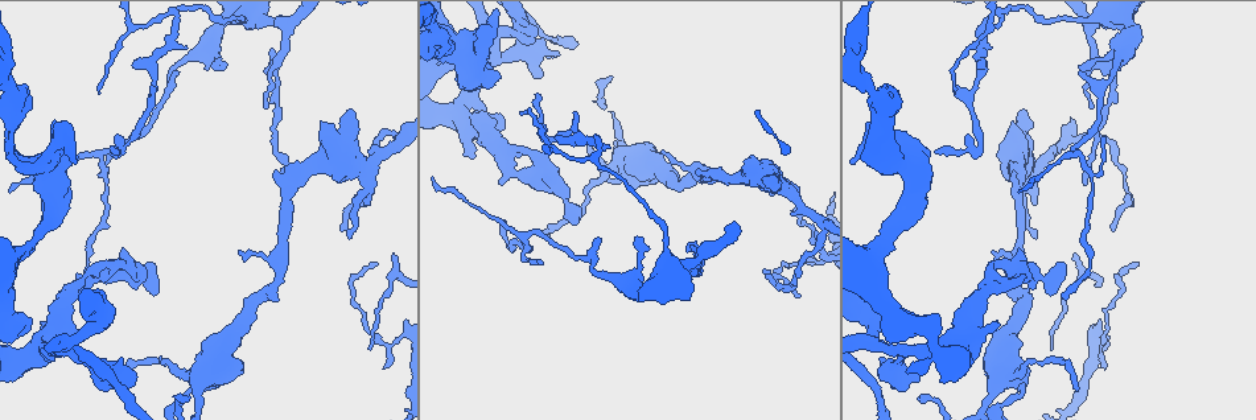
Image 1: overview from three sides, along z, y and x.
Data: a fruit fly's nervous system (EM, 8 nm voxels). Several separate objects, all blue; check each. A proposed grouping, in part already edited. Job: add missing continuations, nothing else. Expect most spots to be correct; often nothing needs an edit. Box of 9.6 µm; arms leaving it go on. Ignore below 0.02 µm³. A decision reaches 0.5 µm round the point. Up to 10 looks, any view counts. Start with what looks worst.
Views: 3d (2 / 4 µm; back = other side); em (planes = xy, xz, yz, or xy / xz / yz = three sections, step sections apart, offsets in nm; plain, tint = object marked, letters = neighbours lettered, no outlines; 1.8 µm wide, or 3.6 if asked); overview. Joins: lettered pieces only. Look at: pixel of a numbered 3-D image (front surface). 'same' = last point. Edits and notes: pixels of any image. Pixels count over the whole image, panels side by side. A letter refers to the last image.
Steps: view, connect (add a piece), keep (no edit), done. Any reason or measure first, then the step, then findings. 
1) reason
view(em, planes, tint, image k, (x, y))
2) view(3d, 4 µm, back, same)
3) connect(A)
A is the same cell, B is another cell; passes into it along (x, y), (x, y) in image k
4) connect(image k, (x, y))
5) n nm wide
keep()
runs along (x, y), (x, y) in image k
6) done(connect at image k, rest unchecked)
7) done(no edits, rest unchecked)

view(em, planes, letters, image 1, (819, 261))

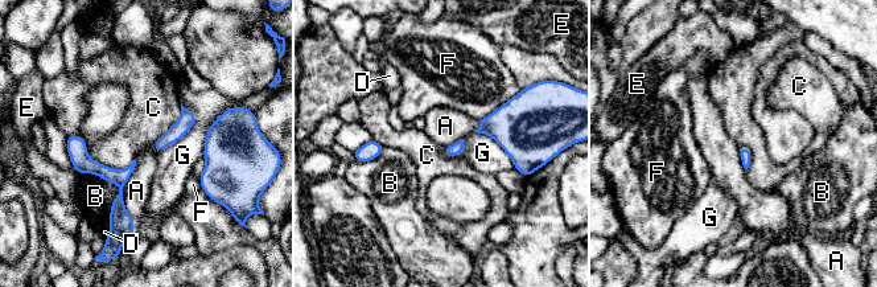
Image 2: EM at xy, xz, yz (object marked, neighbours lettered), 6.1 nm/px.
keep()
A, B, C, D, E, F and G are other cells; no lettered piece goes on from it

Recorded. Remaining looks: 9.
branch stops here
view(em, planes, letters, image 1, (636, 236))

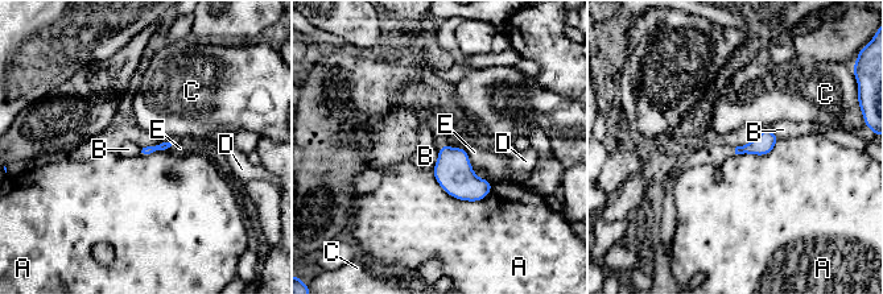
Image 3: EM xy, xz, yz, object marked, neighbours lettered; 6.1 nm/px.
keep()
A, B, C, D and E are other cells; border along (438, 148), (438, 156), (432, 168) in image 3; none of them fits

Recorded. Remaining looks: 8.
thick turns thin
view(3d, 4 µm, image 1, (1004, 375))

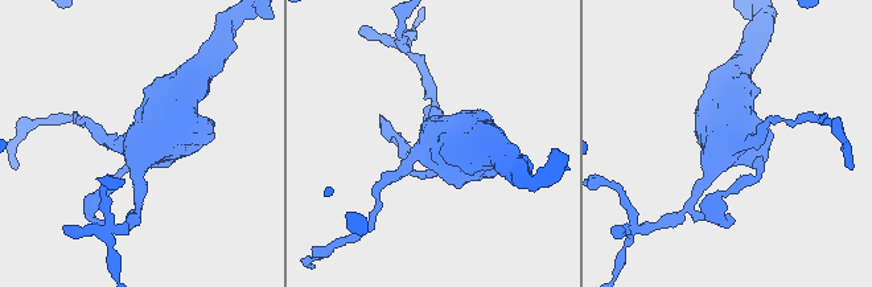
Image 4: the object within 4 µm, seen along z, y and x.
now the EM
view(em, 3.6 µm, planes, letters, image 4, (735, 141))

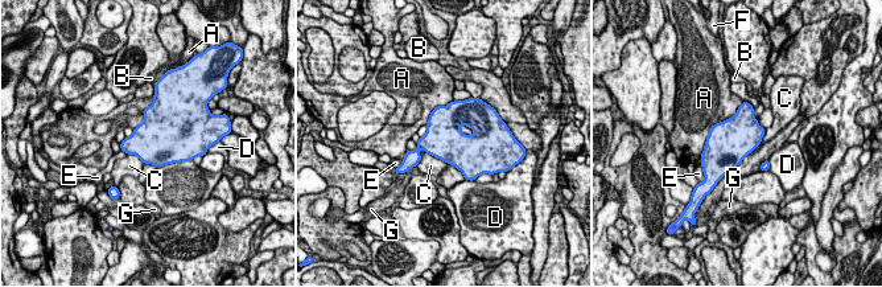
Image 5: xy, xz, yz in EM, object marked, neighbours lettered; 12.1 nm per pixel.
550 nm wide
keep()
A, B, C, D, E, F and G are other cells; no lettered piece goes on from it

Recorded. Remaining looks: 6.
abrupt turn
view(3d, 4 µm, image 1, (18, 325))

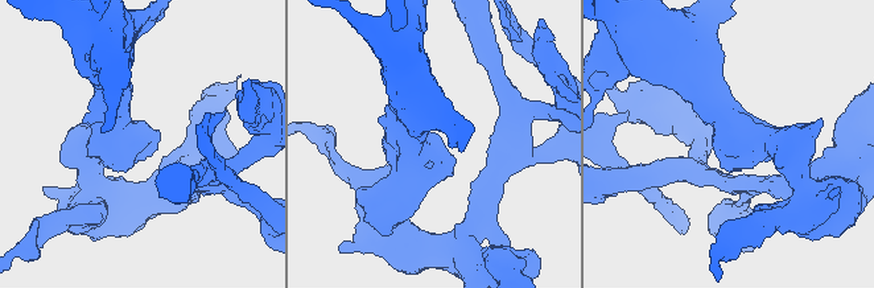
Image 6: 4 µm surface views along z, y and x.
view(em, planes, tint, image 6, (437, 165))

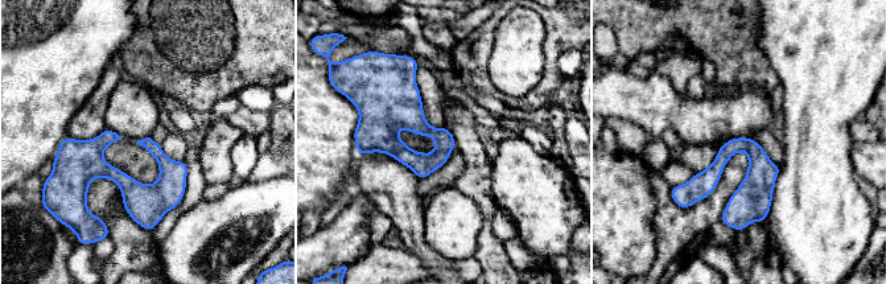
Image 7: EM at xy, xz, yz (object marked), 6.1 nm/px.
view(em, planes, letters, same)

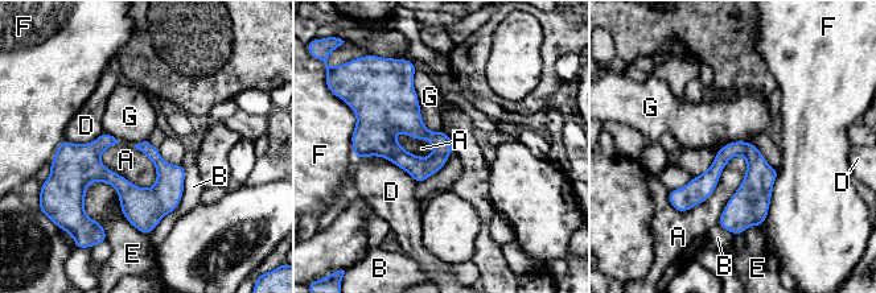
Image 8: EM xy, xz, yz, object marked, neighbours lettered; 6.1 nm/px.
keep()
A, B, D, E, F and G are other cells; none of them fits

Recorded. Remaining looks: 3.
done(no edits, rest unchecked)

